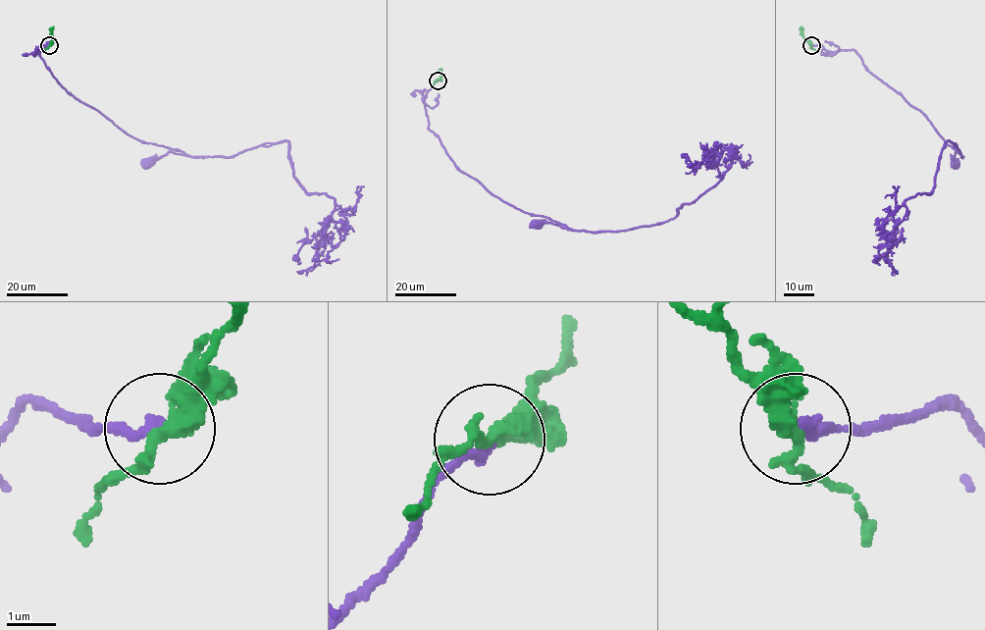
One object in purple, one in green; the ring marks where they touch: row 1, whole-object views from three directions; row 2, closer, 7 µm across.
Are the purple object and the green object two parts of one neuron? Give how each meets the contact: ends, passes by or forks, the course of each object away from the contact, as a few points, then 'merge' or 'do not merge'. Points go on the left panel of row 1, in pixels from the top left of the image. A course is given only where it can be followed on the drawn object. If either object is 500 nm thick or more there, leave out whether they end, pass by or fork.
purple ends; green passes by; course purple (48, 45), (34, 51), (40, 50), (45, 67), (72, 95), (129, 135), (184, 153), (168, 152), (147, 164); course green (48, 45), (53, 39), (53, 26); merge

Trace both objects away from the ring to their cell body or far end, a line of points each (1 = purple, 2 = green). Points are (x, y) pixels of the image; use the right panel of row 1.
1: (811, 45), (854, 50), (870, 72), (918, 109), (957, 149), (960, 154), (954, 155), (955, 164)
2: (811, 45), (803, 37), (801, 26)

